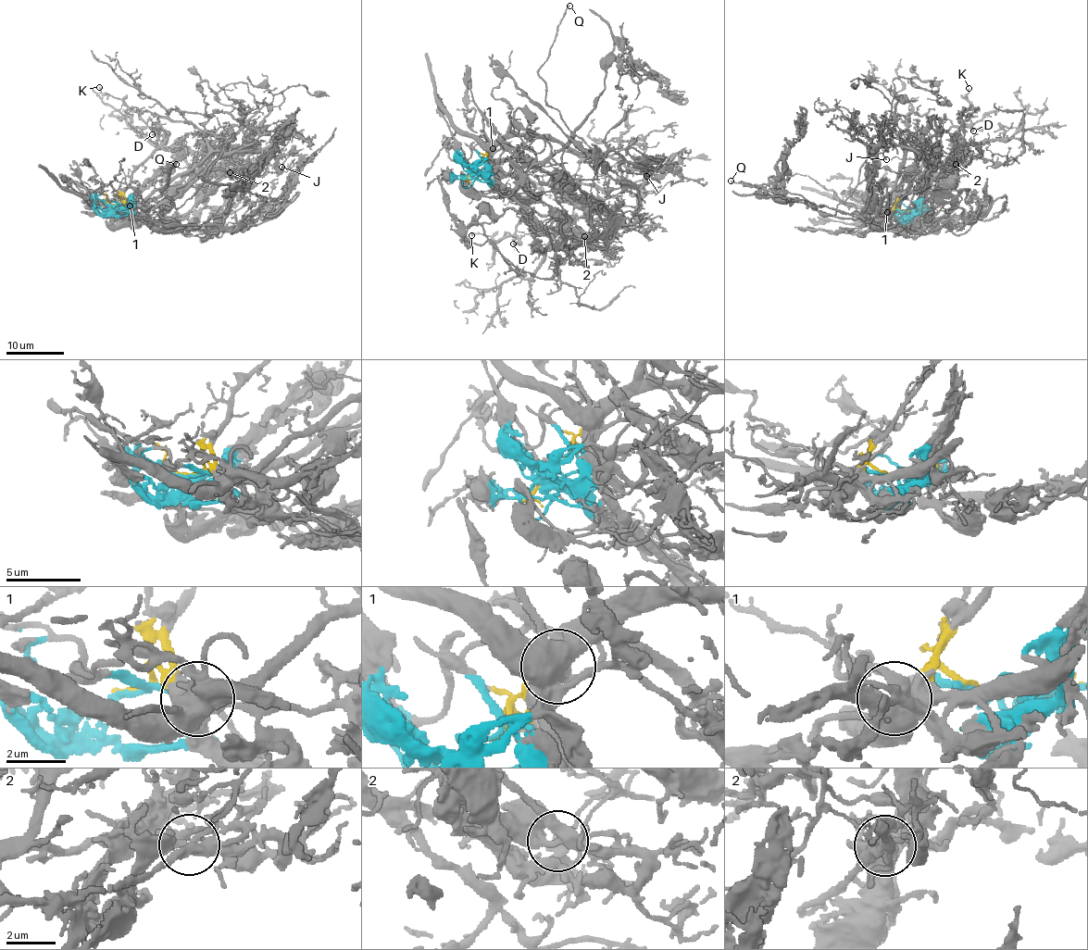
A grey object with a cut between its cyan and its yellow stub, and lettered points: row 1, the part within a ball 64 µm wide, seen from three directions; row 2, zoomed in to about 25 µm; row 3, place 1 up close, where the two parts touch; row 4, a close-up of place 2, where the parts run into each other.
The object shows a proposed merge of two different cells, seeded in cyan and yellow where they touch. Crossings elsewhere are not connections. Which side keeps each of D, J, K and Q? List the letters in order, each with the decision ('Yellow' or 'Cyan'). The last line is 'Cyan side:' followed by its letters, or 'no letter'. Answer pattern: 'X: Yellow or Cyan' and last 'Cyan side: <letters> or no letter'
D: Yellow
J: Yellow
K: Yellow
Q: Cyan
Cyan side: Q

